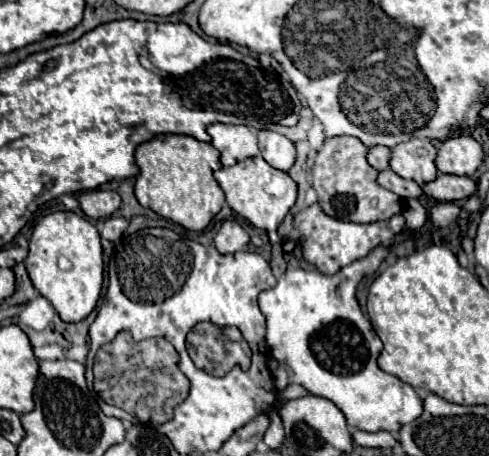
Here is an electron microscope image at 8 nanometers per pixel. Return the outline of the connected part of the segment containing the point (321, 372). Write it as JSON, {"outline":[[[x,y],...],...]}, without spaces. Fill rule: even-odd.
{"outline":[[[376,247],[368,257],[358,259],[336,275],[324,275],[320,271],[310,269],[288,269],[276,283],[276,287],[266,289],[258,295],[260,311],[266,317],[268,333],[266,343],[272,357],[278,361],[278,369],[274,371],[274,383],[278,391],[284,391],[288,385],[298,383],[304,385],[312,395],[326,397],[346,415],[348,425],[358,427],[362,431],[390,431],[398,433],[402,425],[412,423],[424,411],[424,401],[418,397],[412,385],[400,381],[398,377],[384,373],[376,359],[382,351],[382,341],[374,333],[370,321],[364,317],[358,301],[356,301],[356,285],[362,281],[366,273],[374,273],[384,257],[388,255],[386,247]]]}

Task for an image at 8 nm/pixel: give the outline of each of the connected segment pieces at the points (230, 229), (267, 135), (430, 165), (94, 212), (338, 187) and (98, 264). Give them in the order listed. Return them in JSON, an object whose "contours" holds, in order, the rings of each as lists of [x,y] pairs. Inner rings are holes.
{"contours":[[[[224,221],[220,231],[214,237],[214,245],[220,253],[236,253],[246,249],[250,243],[248,233],[236,221]]],[[[260,131],[258,133],[258,139],[260,139],[262,157],[274,169],[288,171],[294,165],[296,147],[294,147],[294,143],[288,137],[284,137],[280,133],[274,133],[274,131]]],[[[410,139],[392,149],[390,167],[404,179],[412,179],[418,185],[426,185],[436,179],[436,147],[430,139]]],[[[84,191],[80,197],[80,207],[82,211],[92,217],[92,219],[104,219],[110,217],[112,213],[116,213],[122,205],[122,199],[116,191]]],[[[348,135],[326,139],[322,149],[314,153],[312,187],[326,215],[352,223],[374,223],[402,213],[402,199],[376,181],[378,171],[370,167],[366,153],[368,147],[360,139]]],[[[72,211],[46,215],[32,231],[26,269],[34,287],[52,303],[64,323],[78,323],[88,317],[102,291],[104,259],[98,229]]]]}

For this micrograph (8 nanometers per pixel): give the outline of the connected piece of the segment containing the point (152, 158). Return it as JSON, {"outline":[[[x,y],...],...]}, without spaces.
{"outline":[[[160,135],[142,143],[136,149],[136,165],[140,167],[140,173],[134,185],[136,199],[140,201],[142,207],[150,207],[160,217],[166,217],[190,231],[202,231],[224,205],[224,191],[220,189],[220,185],[212,175],[214,173],[212,163],[216,163],[218,157],[220,153],[214,149],[214,145],[196,141],[194,137],[188,137],[188,135]]]}

